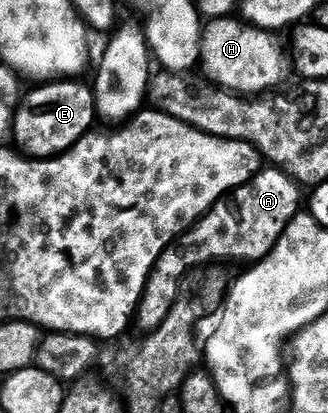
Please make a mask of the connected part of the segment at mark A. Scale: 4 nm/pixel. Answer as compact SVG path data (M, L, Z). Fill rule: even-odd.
M277 168L259 170L245 186L240 186L233 191L232 199L234 198L234 206L238 211L229 216L229 224L224 220L220 221L212 231L204 235L195 244L194 250L198 253L199 260L202 262L246 262L245 264L261 262L272 252L272 248L276 248L278 238L285 232L293 218L303 209L304 194L302 198L302 193L304 193L303 187L295 182L286 171Z

